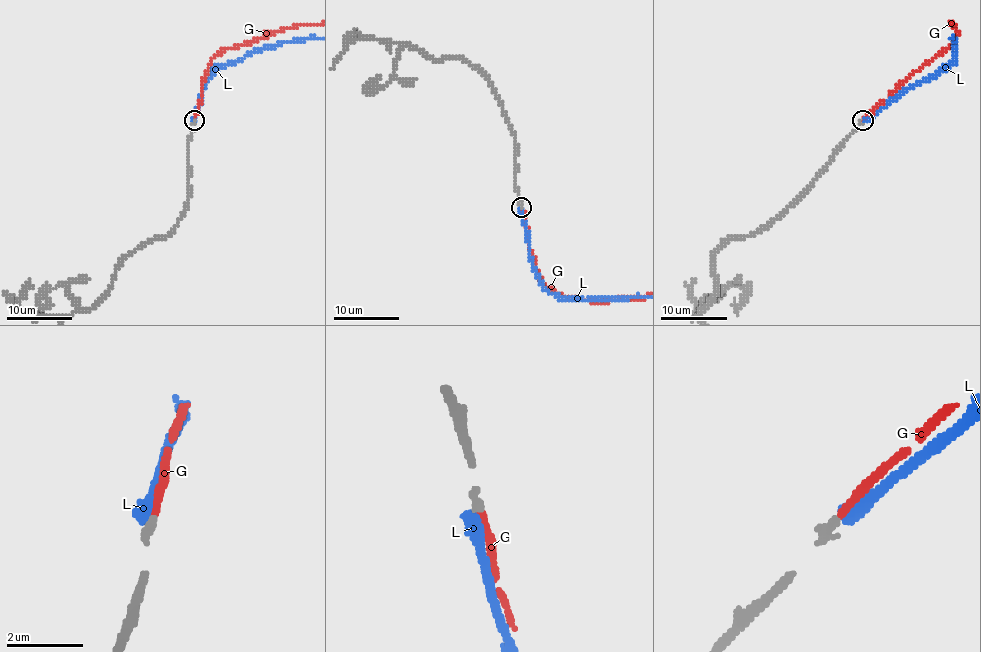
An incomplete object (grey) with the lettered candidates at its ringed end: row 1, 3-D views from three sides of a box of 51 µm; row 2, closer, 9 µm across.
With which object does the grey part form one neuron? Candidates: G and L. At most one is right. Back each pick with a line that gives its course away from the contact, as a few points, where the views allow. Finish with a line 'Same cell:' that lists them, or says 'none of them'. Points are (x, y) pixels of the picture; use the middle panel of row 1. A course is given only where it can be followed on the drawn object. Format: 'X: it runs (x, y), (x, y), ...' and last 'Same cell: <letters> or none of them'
Same cell: G

